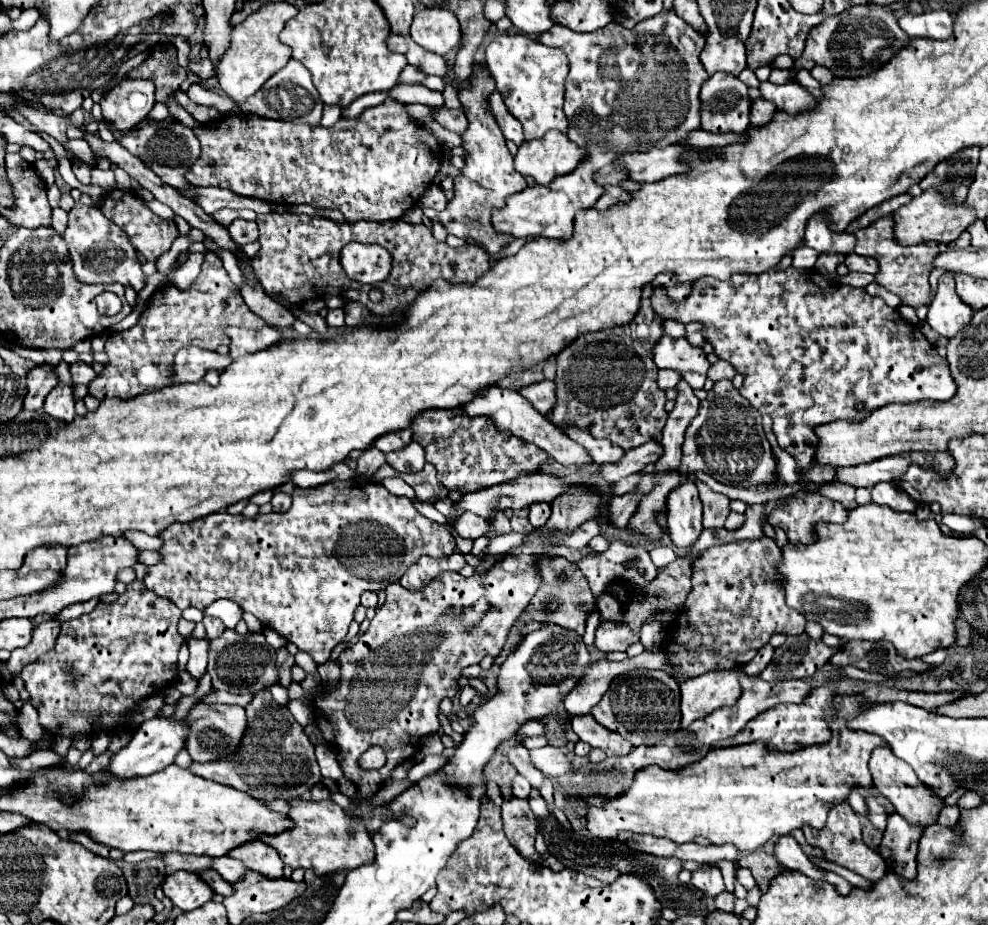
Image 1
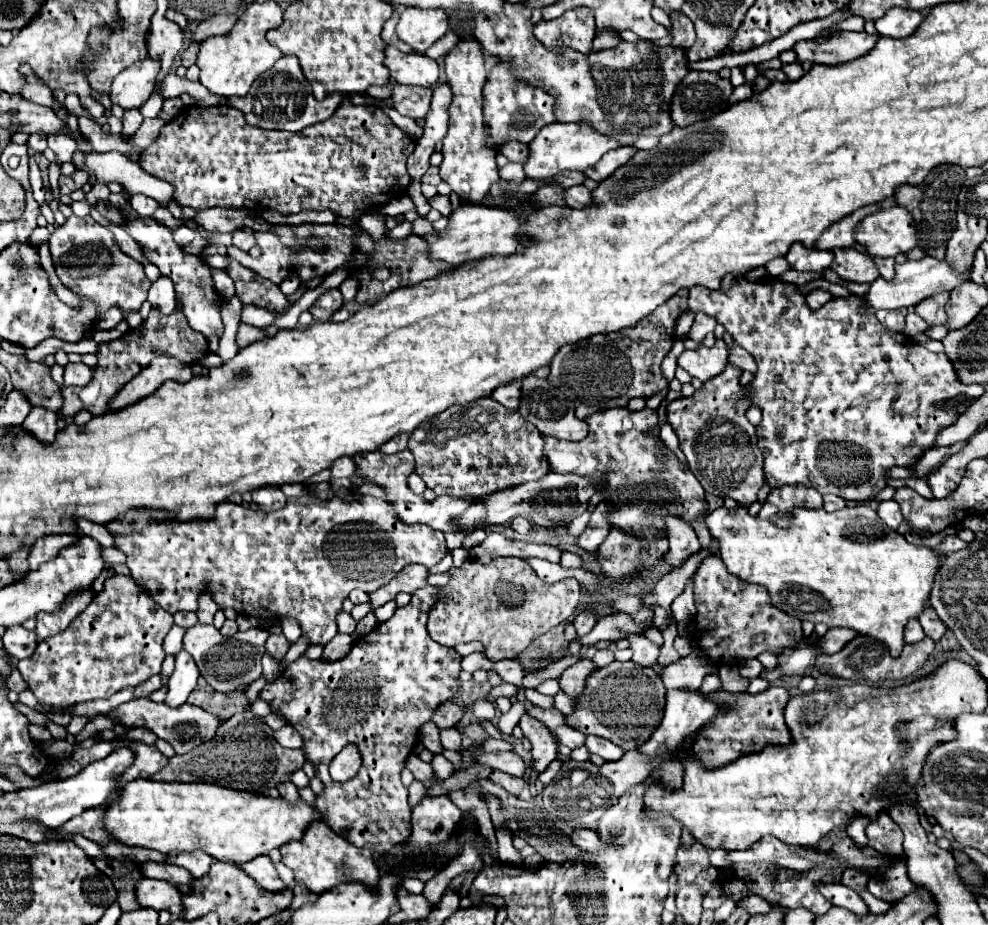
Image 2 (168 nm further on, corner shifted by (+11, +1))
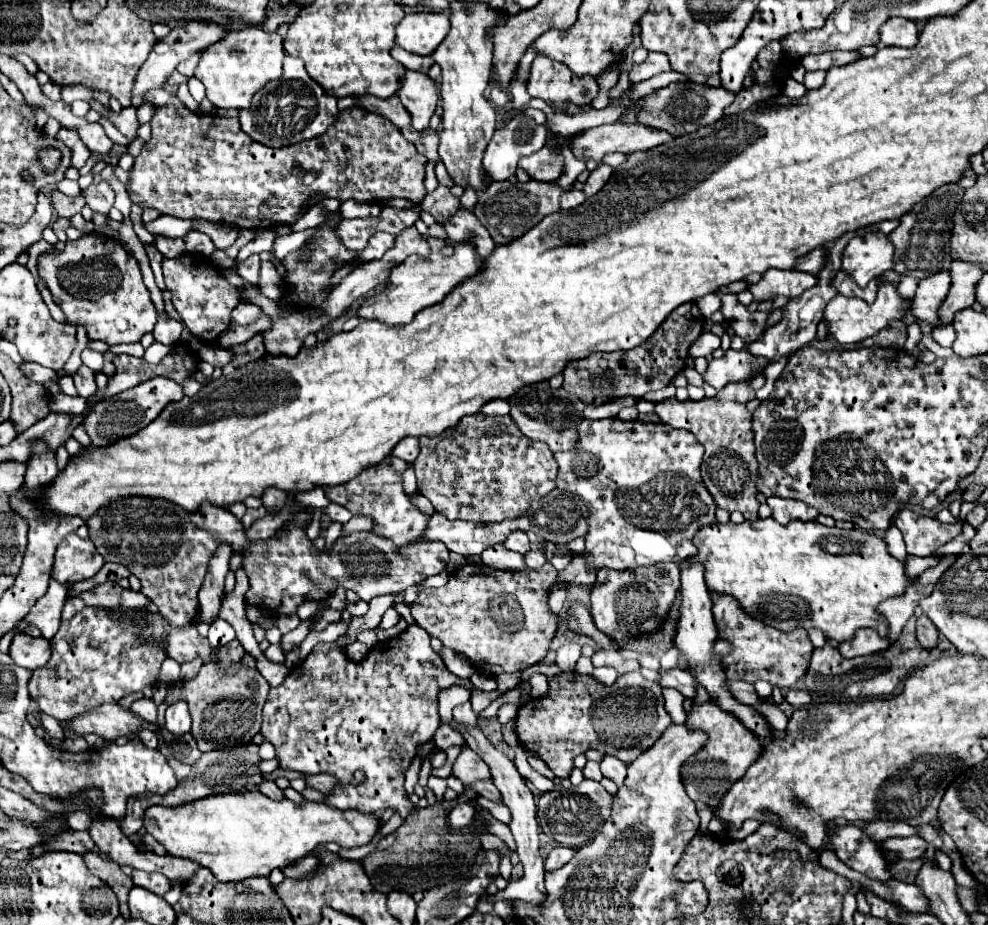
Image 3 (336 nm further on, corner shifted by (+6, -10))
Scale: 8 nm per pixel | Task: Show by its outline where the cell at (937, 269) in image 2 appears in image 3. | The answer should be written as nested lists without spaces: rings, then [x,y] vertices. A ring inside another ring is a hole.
[[[881,284],[877,298],[873,304],[867,304],[859,298],[845,298],[837,294],[823,310],[823,322],[827,324],[827,334],[839,342],[839,344],[853,344],[859,340],[865,340],[869,336],[875,336],[881,328],[889,324],[889,320],[899,320],[903,312],[911,310],[911,302],[905,302],[899,298],[897,288],[893,284]]]

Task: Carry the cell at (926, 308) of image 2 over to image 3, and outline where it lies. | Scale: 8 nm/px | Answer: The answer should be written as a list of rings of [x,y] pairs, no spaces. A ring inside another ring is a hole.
[[[949,270],[923,278],[913,296],[913,314],[921,320],[927,320],[931,326],[935,326],[937,310],[949,292],[949,284],[951,284]]]

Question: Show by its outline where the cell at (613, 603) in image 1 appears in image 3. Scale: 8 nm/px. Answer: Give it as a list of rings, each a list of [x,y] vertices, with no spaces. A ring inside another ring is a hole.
[[[673,668],[667,672],[659,670],[659,674],[661,674],[661,686],[671,686],[691,700],[697,696],[697,682],[689,672],[683,672],[681,668]]]

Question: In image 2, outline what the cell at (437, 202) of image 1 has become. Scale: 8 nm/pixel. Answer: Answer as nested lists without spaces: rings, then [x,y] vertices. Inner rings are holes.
[[[434,195],[432,199],[428,199],[428,203],[430,203],[432,209],[440,211],[444,217],[448,217],[448,215],[452,213],[452,209],[450,209],[450,199],[444,197],[444,195]]]

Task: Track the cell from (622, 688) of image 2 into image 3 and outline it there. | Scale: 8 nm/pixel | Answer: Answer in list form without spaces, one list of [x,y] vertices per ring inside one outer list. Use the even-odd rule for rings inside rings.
[[[569,670],[549,678],[545,696],[521,704],[515,720],[515,734],[519,744],[535,752],[557,778],[569,778],[575,756],[589,748],[631,764],[641,752],[655,744],[669,724],[671,716],[663,706],[661,686],[645,680],[639,672],[619,676],[613,686],[605,688],[593,676]]]

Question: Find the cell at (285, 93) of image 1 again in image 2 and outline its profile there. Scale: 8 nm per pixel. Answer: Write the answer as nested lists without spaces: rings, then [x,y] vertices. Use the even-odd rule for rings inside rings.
[[[280,57],[276,65],[268,69],[268,73],[264,73],[264,77],[256,81],[256,85],[252,85],[246,97],[230,97],[228,103],[240,109],[246,115],[246,121],[250,125],[256,125],[262,129],[284,129],[284,131],[296,133],[296,131],[306,129],[308,125],[328,119],[338,109],[342,97],[344,97],[342,93],[334,93],[332,97],[326,97],[324,101],[316,101],[312,97],[312,89],[306,77],[302,75],[302,69],[296,57]]]

